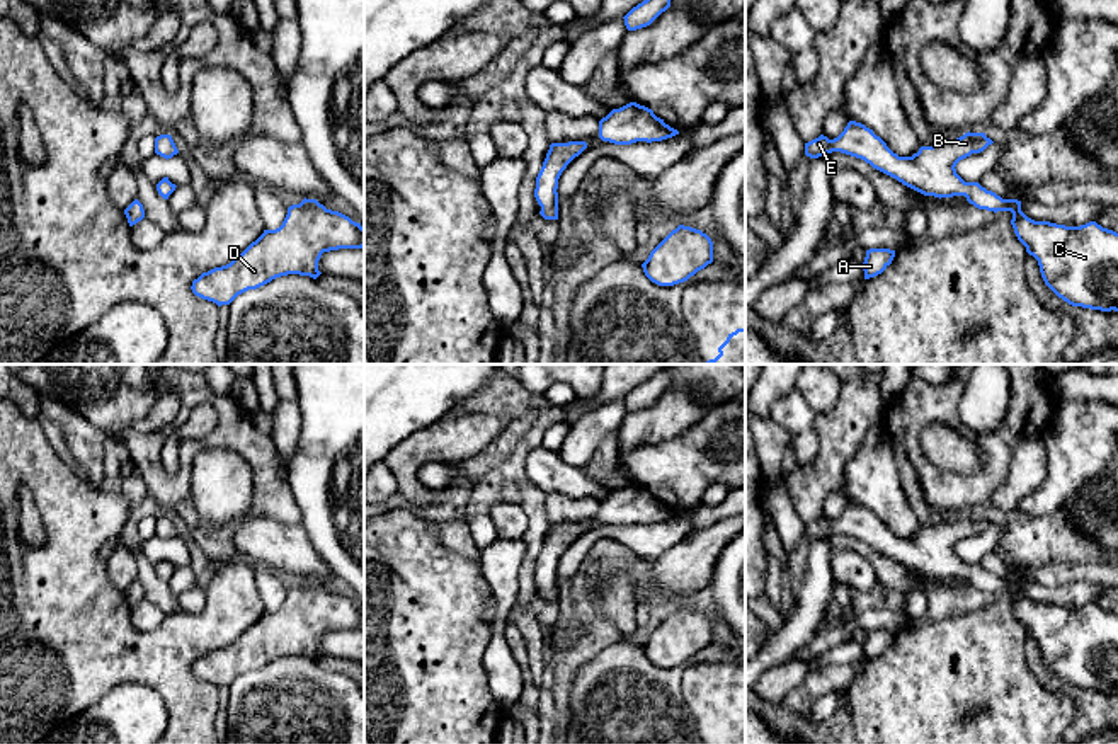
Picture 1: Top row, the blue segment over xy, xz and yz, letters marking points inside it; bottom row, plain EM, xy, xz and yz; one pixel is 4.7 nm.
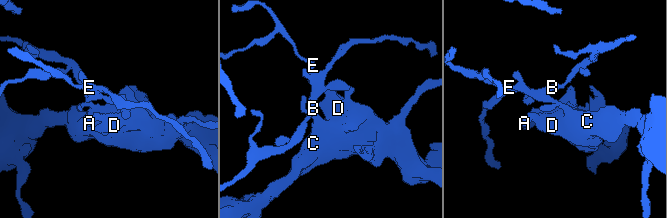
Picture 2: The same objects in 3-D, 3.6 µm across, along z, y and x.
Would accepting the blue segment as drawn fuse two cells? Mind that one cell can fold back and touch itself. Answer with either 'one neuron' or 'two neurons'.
one neuron

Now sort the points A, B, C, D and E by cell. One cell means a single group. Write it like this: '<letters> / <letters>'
A B C D E

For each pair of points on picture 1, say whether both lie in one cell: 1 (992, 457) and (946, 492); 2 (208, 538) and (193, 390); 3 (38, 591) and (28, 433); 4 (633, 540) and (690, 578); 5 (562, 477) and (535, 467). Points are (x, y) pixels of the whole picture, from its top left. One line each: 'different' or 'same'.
1: same
2: same
3: same
4: different
5: same

